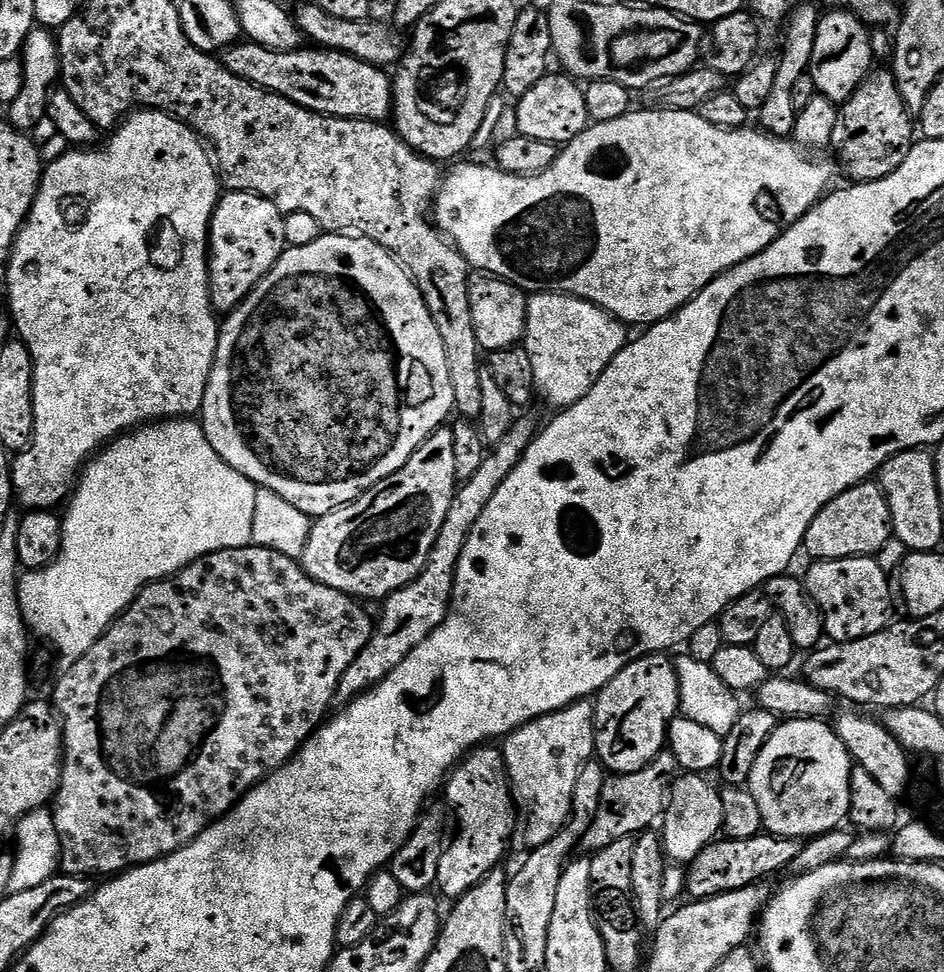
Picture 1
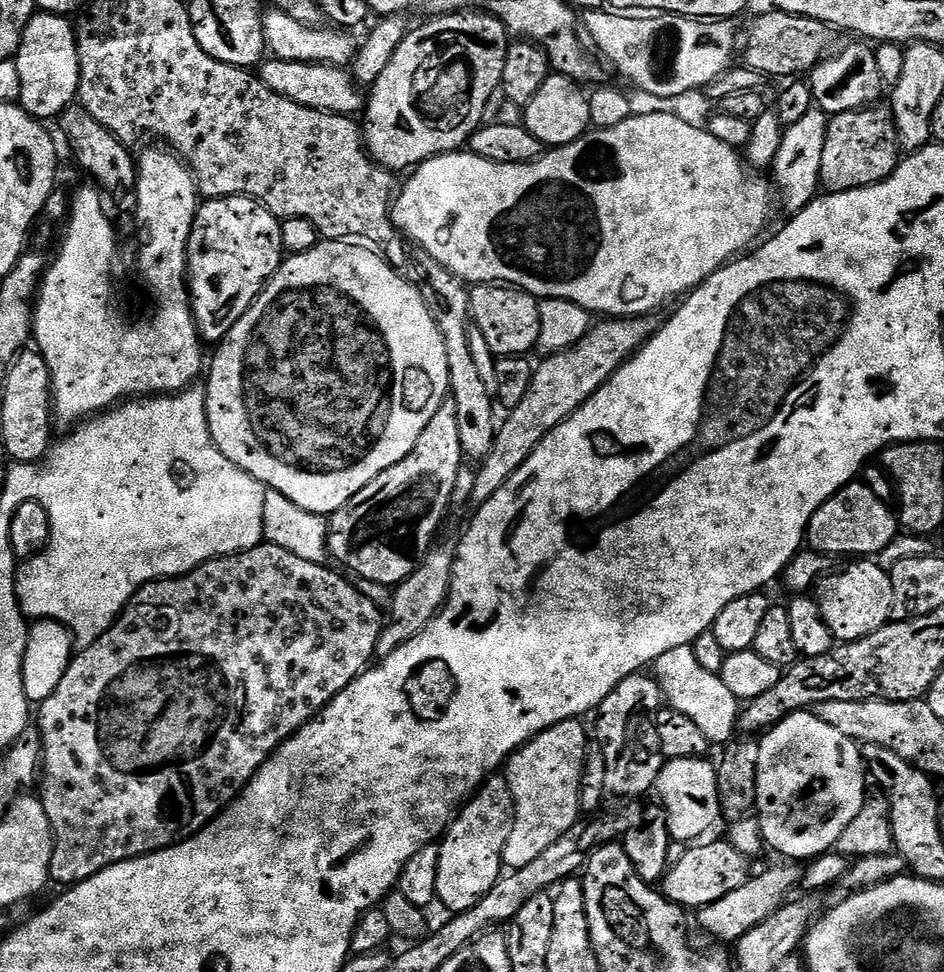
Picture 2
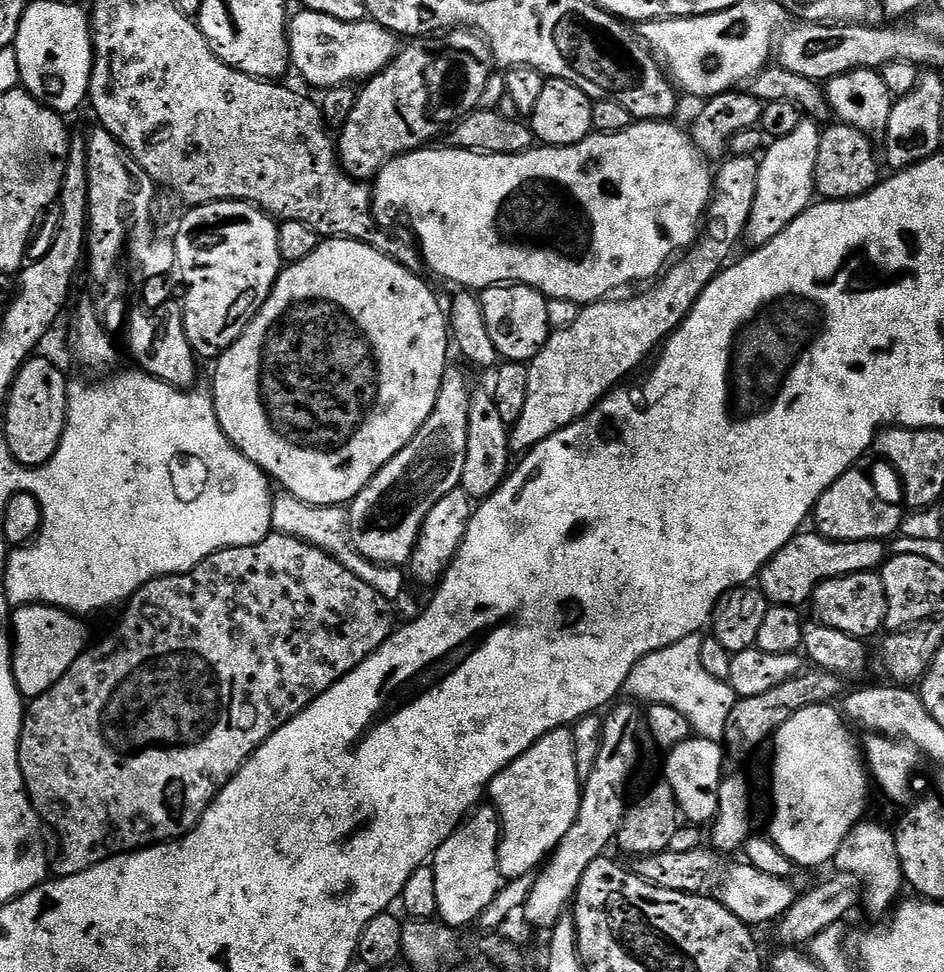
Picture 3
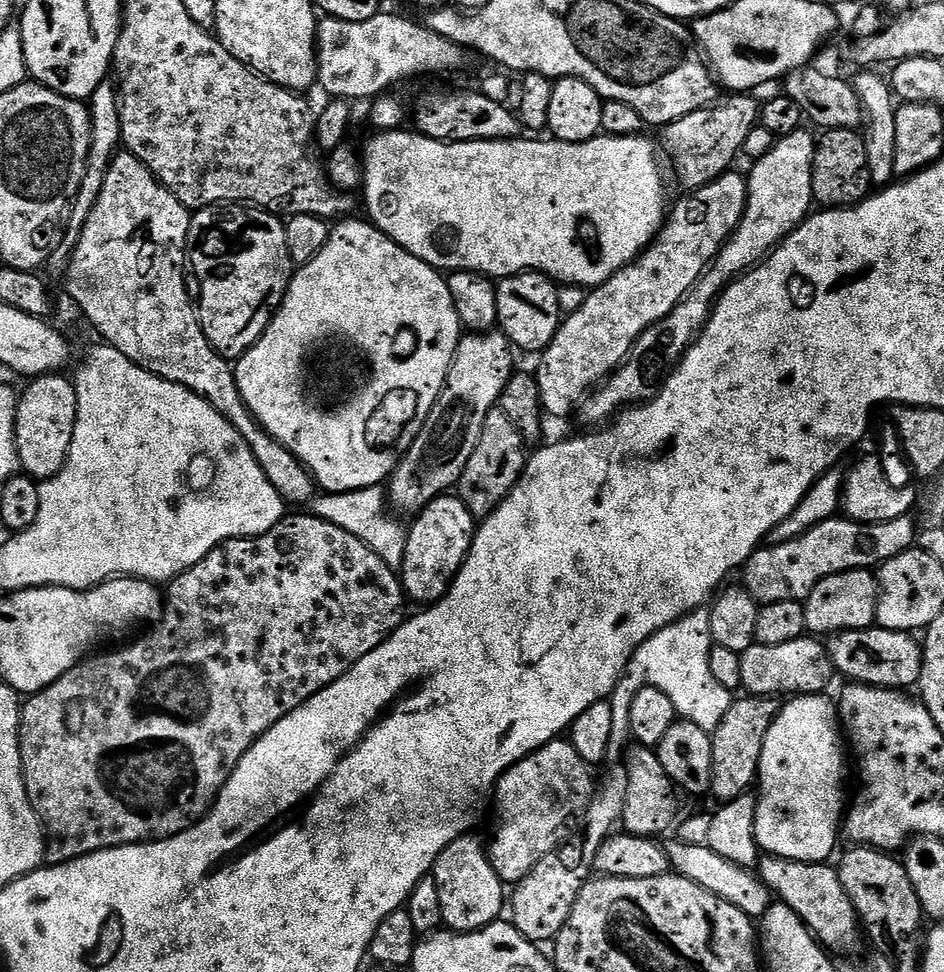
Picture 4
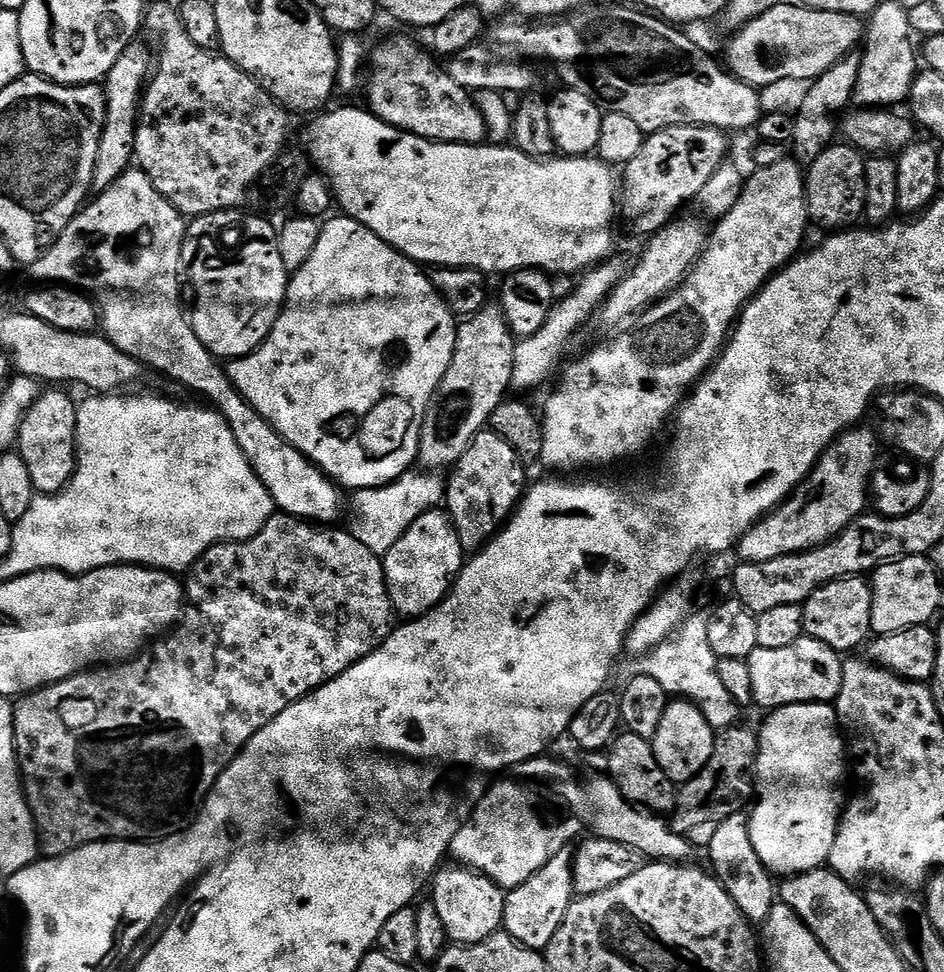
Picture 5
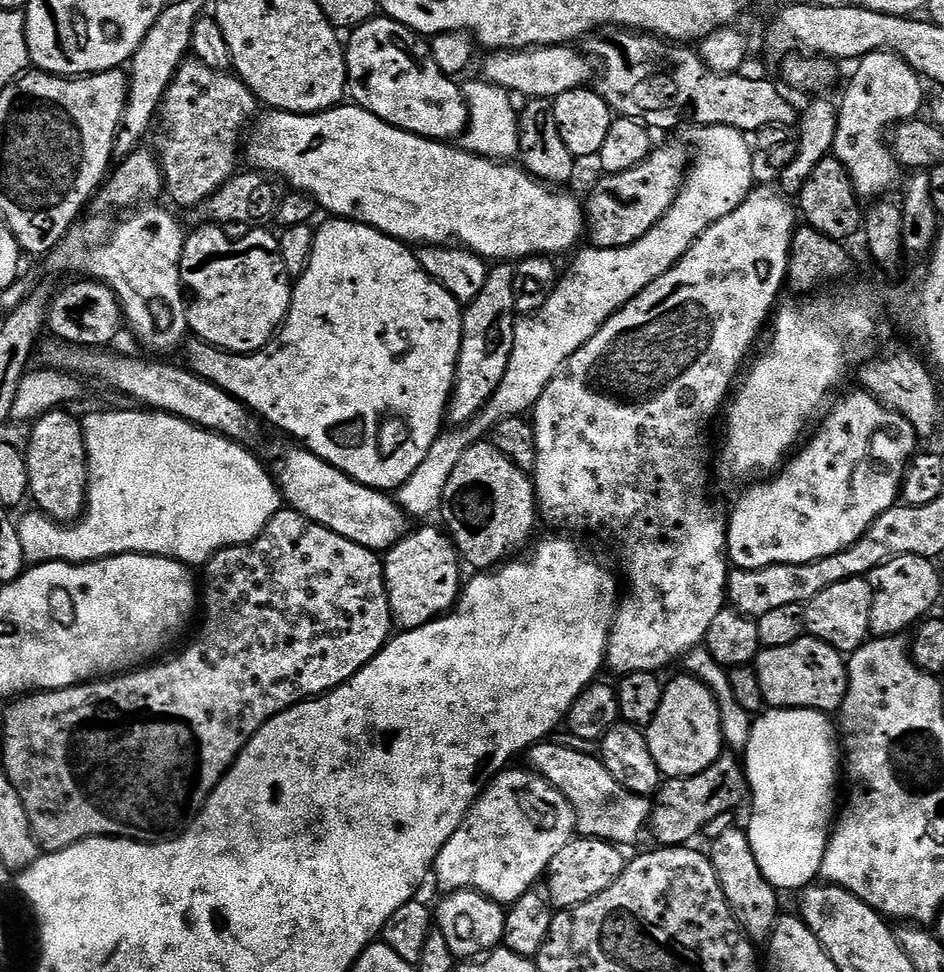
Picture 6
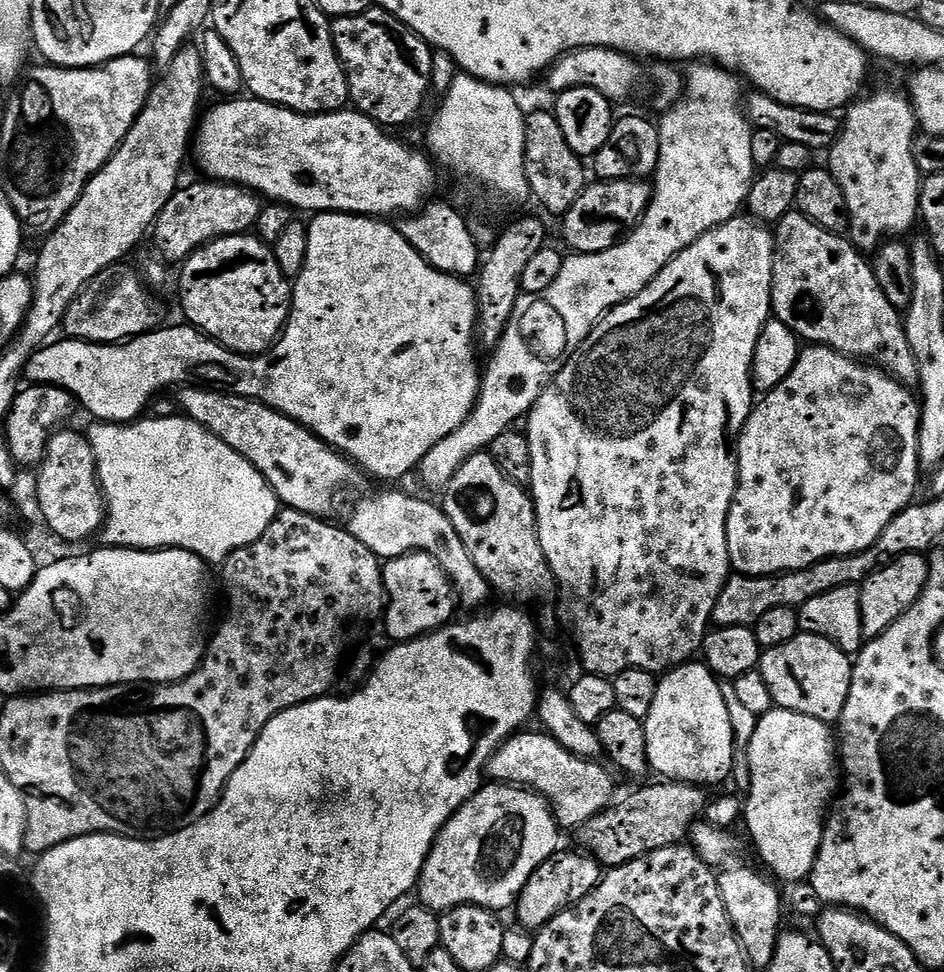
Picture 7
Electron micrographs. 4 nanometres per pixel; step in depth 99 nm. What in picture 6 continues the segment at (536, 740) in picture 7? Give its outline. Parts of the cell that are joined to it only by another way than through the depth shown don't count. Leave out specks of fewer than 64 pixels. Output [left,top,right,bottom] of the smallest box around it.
[526,742,653,846]

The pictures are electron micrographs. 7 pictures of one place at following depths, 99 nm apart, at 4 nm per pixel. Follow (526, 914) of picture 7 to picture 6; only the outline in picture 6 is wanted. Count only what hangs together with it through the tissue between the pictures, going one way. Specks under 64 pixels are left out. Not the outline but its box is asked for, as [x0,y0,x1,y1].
[546,836,624,909]

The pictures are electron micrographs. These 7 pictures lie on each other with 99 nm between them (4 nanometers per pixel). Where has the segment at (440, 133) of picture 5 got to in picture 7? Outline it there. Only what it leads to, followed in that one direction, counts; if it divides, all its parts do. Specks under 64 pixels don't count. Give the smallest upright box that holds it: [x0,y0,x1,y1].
[331,7,434,126]

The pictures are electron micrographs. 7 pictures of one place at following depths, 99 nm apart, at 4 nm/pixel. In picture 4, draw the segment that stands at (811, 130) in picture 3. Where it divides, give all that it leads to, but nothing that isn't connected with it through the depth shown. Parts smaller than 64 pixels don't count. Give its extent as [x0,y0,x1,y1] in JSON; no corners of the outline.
[583,130,816,421]

